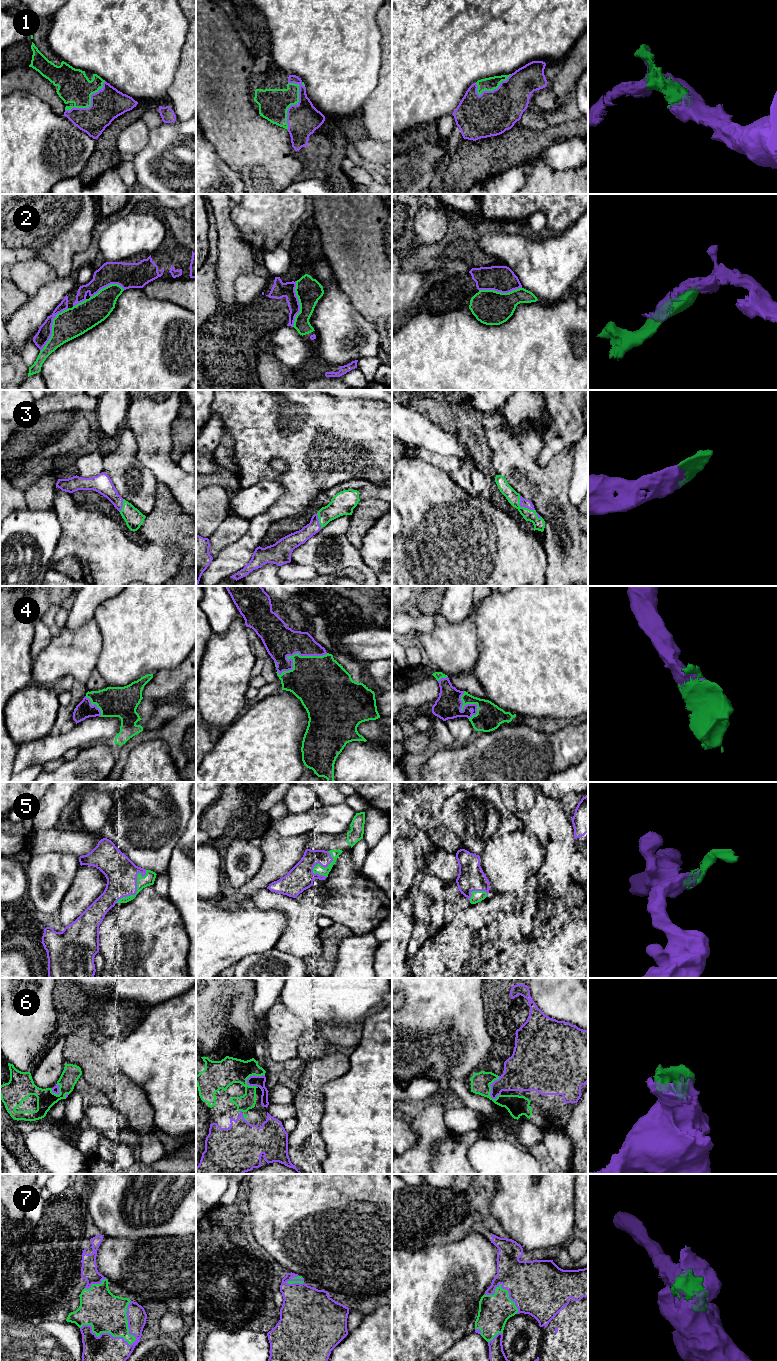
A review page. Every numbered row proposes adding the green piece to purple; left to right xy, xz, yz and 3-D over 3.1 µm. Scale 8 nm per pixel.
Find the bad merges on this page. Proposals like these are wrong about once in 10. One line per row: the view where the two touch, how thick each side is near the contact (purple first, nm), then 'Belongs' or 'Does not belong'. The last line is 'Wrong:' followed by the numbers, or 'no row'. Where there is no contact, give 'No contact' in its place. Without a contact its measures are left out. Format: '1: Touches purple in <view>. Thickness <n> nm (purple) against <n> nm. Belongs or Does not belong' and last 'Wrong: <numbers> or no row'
1: Touches purple in xz. Thickness 260 nm (purple) against 240 nm. Belongs
2: Touches purple in xy. Thickness 120 nm (purple) against 240 nm. Belongs
3: Touches purple in yz. Thickness 70 nm (purple) against 100 nm. Belongs
4: Touches purple in xz. Thickness 260 nm (purple) against 360 nm. Belongs
5: Touches purple in xy. Thickness 260 nm (purple) against 90 nm. Belongs
6: Touches purple in yz. Thickness 260 nm (purple) against 160 nm. Belongs
7: Touches purple in xy. Thickness 200 nm (purple) against 320 nm. Belongs
Wrong: no row

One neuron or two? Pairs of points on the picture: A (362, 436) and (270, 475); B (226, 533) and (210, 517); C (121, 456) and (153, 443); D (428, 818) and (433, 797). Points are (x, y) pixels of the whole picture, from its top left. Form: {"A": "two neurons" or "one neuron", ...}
{"A": "one neuron", "B": "two neurons", "C": "two neurons", "D": "one neuron"}

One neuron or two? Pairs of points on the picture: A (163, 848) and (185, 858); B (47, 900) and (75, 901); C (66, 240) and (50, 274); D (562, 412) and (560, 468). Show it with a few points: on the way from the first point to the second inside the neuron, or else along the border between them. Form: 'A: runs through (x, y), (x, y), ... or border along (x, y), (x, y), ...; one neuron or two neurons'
A: border along (183, 831), (172, 851), (167, 872); two neurons
B: border along (73, 880), (59, 908); two neurons
C: border along (31, 259), (41, 258), (54, 269), (58, 276); two neurons
D: border along (573, 444), (567, 444), (544, 466); two neurons

